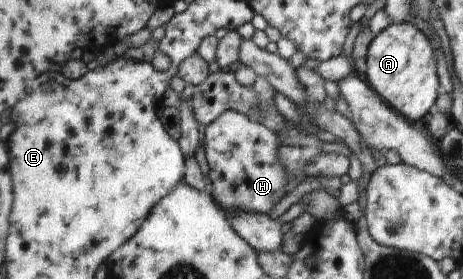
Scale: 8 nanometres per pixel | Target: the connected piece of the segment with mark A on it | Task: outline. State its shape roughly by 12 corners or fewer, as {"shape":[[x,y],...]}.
{"shape":[[410,22],[376,34],[370,87],[411,123],[442,90],[431,42]]}

